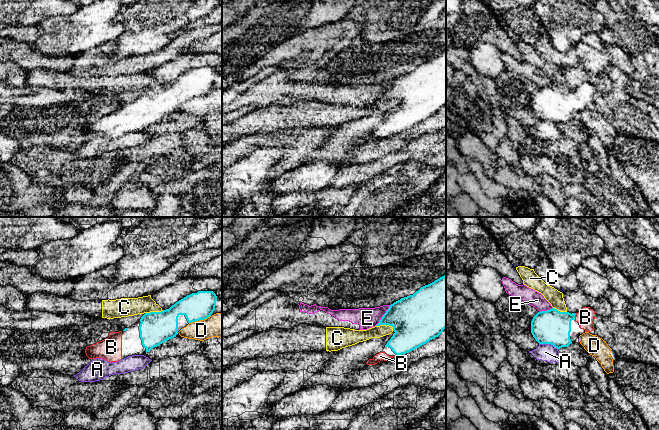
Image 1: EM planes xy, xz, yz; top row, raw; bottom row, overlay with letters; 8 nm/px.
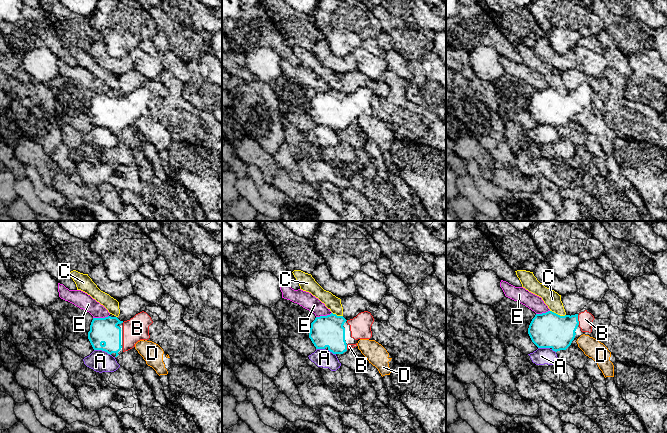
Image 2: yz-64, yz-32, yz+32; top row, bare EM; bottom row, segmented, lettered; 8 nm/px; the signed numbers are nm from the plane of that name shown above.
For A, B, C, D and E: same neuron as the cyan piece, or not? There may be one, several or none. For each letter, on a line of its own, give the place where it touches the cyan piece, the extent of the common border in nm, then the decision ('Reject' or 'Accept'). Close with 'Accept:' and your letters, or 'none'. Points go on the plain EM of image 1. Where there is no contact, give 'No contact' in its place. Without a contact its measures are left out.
A: Touches cyan at yz (548, 119). Shared border 160 nm. Reject
B: Touches cyan at yz (574, 92). Shared border 60 nm. Accept
C: Touches cyan at xz (386, 101). Shared border 150 nm. Reject
D: Touches cyan at xy (199, 96). Shared border 190 nm. Reject
E: Touches cyan at xz (383, 91). Shared border 200 nm. Reject
Accept: B

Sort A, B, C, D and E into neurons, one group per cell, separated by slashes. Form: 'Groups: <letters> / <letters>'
Groups: A / B / C / D / E

